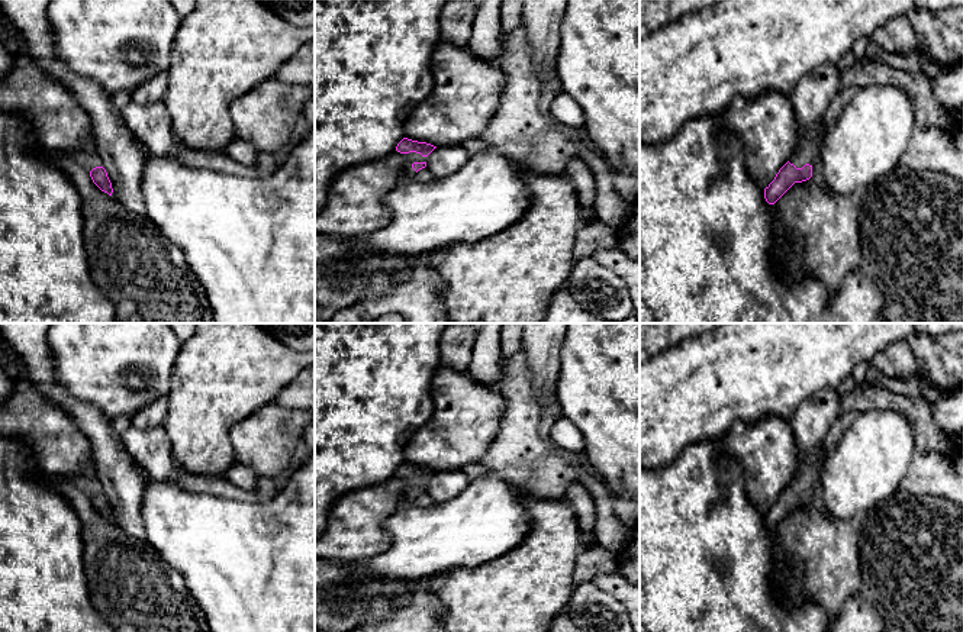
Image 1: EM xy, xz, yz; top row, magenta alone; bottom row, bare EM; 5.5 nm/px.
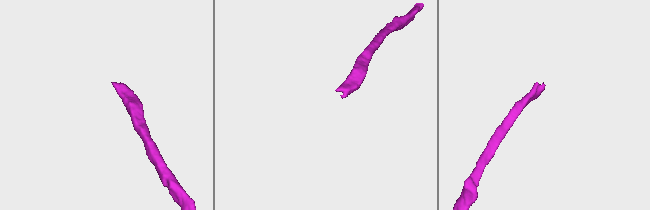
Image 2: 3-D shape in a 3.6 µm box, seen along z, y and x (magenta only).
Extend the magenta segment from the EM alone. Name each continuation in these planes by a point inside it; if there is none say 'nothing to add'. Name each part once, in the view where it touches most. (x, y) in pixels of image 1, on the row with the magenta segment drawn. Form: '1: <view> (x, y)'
1: yz (807, 148)

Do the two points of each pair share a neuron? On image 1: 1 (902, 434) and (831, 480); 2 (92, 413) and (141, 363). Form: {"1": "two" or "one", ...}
{"1": "one", "2": "two"}

